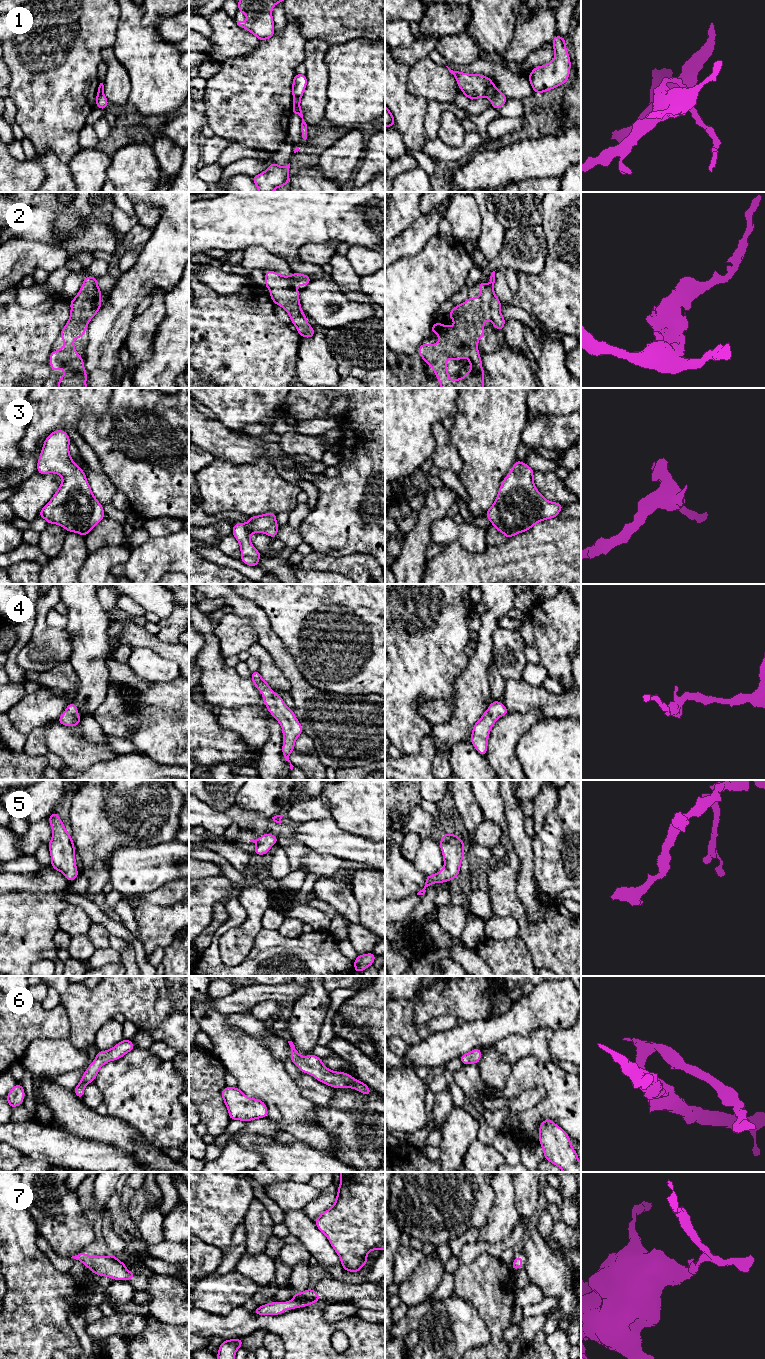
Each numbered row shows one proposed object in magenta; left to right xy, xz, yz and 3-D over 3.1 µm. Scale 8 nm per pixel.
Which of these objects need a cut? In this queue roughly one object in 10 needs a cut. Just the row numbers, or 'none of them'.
1

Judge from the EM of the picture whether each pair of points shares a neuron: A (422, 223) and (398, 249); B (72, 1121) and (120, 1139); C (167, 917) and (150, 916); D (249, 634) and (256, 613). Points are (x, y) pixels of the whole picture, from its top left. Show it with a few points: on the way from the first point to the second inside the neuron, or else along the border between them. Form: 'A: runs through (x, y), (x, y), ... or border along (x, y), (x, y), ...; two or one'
A: runs through (418, 229), (404, 243); one
B: runs through (84, 1122), (95, 1127), (108, 1129); one
C: runs through (163, 917), (154, 917); one
D: border along (232, 613), (249, 621), (256, 632), (257, 642); two

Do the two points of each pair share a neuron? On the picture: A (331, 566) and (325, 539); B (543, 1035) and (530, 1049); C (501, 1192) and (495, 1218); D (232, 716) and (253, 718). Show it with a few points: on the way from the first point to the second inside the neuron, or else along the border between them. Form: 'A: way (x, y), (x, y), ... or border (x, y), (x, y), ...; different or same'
A: border (312, 550), (331, 556), (352, 554); different
B: way (540, 1038), (533, 1046); same
C: way (501, 1198), (501, 1212); same
D: way (237, 718), (248, 718); same

